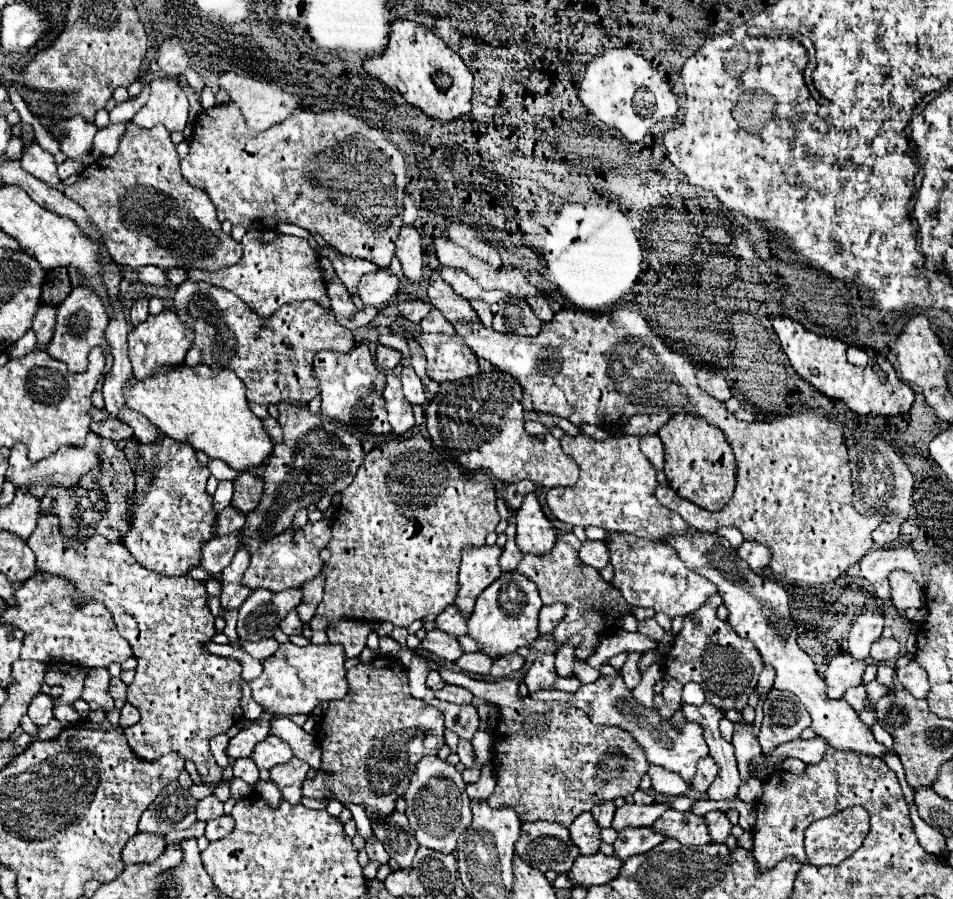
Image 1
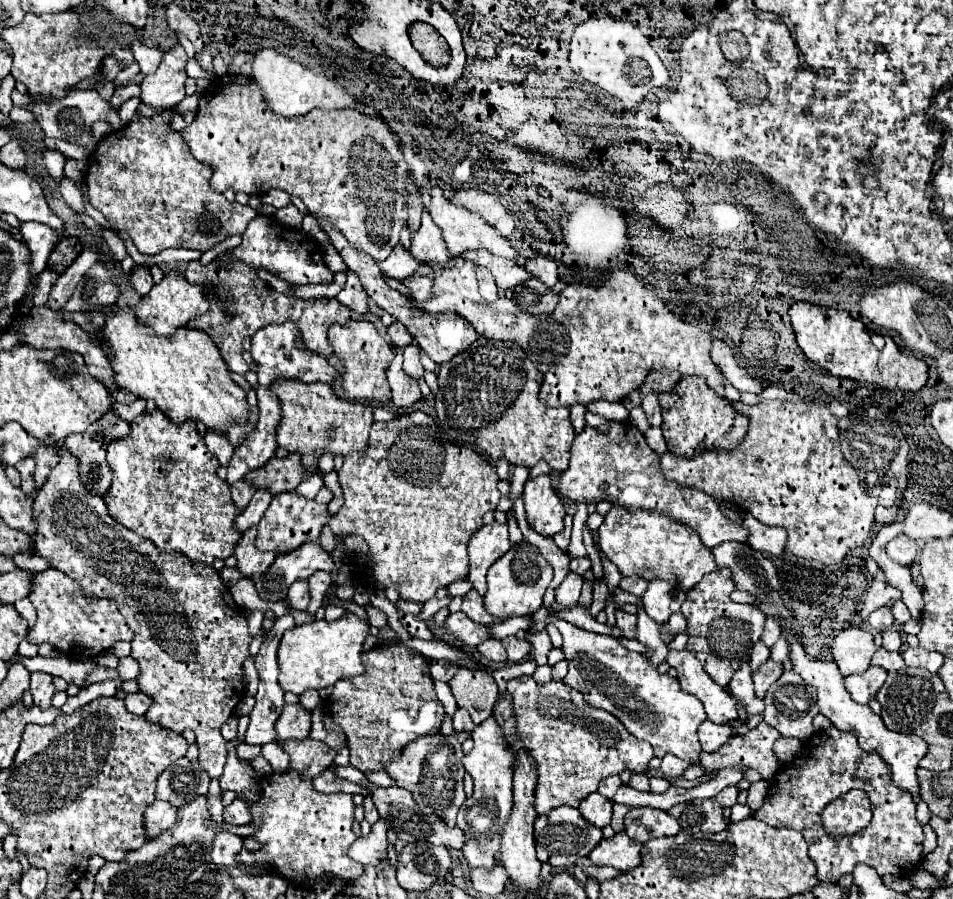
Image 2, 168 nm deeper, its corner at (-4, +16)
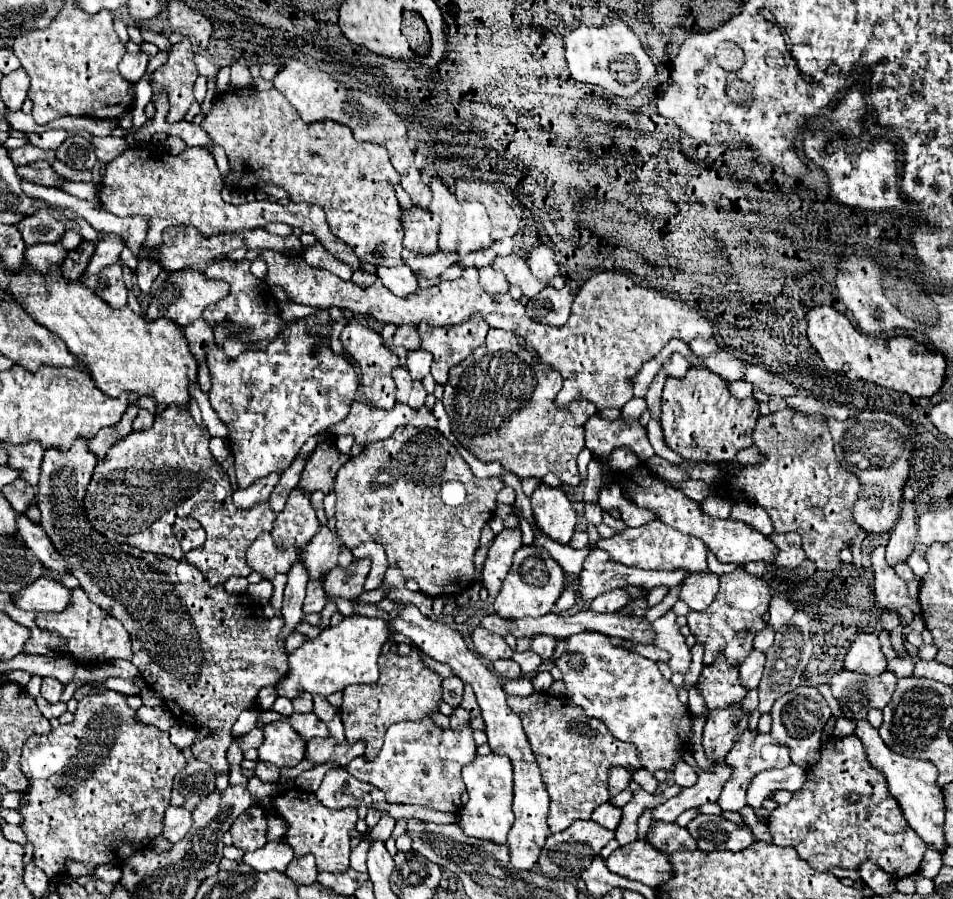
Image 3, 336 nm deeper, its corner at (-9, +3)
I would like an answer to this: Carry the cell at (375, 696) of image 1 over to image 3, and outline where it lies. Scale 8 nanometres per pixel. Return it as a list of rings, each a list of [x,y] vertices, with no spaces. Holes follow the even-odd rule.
[[[412,649],[410,655],[402,657],[398,653],[382,653],[378,659],[380,679],[376,685],[350,685],[344,689],[344,701],[340,707],[340,717],[346,731],[348,743],[362,741],[366,745],[364,757],[372,761],[384,743],[384,733],[390,725],[400,721],[420,721],[428,719],[432,713],[440,711],[442,701],[442,677],[424,667],[418,653]]]

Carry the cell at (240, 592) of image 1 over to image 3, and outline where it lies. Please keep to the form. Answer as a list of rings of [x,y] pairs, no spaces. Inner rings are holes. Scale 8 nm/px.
[[[270,533],[260,535],[246,551],[246,561],[252,571],[260,573],[264,579],[272,579],[278,573],[288,573],[292,561],[298,559],[298,549],[280,549],[274,545]]]

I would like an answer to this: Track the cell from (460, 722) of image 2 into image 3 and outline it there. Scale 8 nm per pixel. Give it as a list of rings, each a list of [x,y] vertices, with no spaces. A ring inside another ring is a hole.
[[[456,707],[454,709],[454,713],[452,713],[452,717],[450,717],[450,727],[452,729],[460,729],[460,727],[470,727],[468,725],[468,711],[466,709],[462,709],[462,707]]]

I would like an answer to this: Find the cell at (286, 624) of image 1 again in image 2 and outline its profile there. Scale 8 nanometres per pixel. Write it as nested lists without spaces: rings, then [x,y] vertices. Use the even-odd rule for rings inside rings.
[[[297,580],[291,584],[289,588],[289,594],[287,594],[291,606],[295,610],[305,610],[307,604],[309,604],[309,586],[307,586],[307,580]]]

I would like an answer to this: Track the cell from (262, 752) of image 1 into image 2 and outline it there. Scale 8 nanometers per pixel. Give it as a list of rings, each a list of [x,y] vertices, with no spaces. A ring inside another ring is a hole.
[[[285,704],[275,730],[279,734],[279,742],[285,742],[289,738],[305,740],[311,732],[311,712],[299,704]]]

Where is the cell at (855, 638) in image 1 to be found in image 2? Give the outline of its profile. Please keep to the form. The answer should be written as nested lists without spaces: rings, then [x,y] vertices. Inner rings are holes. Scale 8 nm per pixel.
[[[879,570],[873,578],[873,584],[871,584],[869,592],[867,592],[867,600],[863,604],[861,616],[863,616],[863,620],[867,620],[873,610],[877,610],[881,606],[891,606],[898,600],[901,600],[901,592],[897,588],[889,586],[887,580],[885,580],[883,570]]]

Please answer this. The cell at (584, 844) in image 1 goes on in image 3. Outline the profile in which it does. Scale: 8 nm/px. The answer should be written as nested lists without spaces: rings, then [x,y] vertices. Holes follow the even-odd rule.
[[[604,803],[604,805],[596,807],[592,813],[592,821],[596,821],[598,825],[602,825],[606,829],[616,829],[620,823],[620,817],[622,817],[622,809],[614,807],[612,803]]]

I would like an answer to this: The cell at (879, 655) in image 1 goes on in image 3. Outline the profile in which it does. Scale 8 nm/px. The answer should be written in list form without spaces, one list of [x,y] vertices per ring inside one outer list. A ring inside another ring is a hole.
[[[884,611],[884,613],[882,613],[882,617],[880,617],[880,627],[882,627],[882,629],[892,631],[892,629],[896,629],[898,625],[900,625],[900,619],[898,619],[898,615],[896,615],[894,611]]]

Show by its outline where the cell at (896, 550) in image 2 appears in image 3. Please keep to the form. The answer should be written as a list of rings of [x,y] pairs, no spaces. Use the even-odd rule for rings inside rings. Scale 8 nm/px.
[[[904,501],[900,521],[892,529],[890,543],[886,545],[888,565],[896,567],[898,563],[906,563],[914,551],[914,543],[916,543],[916,513],[914,513],[914,505]]]

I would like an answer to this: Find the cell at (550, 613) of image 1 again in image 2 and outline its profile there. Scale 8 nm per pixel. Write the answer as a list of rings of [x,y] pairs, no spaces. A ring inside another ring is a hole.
[[[569,572],[565,576],[565,580],[561,582],[561,586],[555,590],[555,598],[559,604],[563,606],[575,606],[579,600],[579,590],[583,586],[583,576]]]

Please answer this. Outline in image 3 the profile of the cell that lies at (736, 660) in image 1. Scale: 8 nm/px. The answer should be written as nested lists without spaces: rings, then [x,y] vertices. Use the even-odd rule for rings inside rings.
[[[736,569],[728,575],[720,577],[720,589],[704,611],[690,611],[688,613],[688,627],[690,633],[696,637],[698,643],[704,643],[704,665],[716,661],[716,657],[724,655],[730,665],[740,665],[744,657],[752,651],[754,637],[766,627],[762,619],[768,611],[772,591],[762,577],[754,577],[742,569]]]

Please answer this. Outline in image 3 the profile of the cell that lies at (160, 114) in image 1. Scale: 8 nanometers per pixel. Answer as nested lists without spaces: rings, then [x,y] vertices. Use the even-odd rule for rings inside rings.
[[[184,39],[182,43],[172,45],[168,53],[168,61],[154,71],[152,79],[152,91],[166,93],[170,111],[166,115],[168,123],[182,121],[186,111],[190,109],[190,103],[194,101],[192,87],[198,77],[196,65],[194,65],[194,45],[190,39]]]

